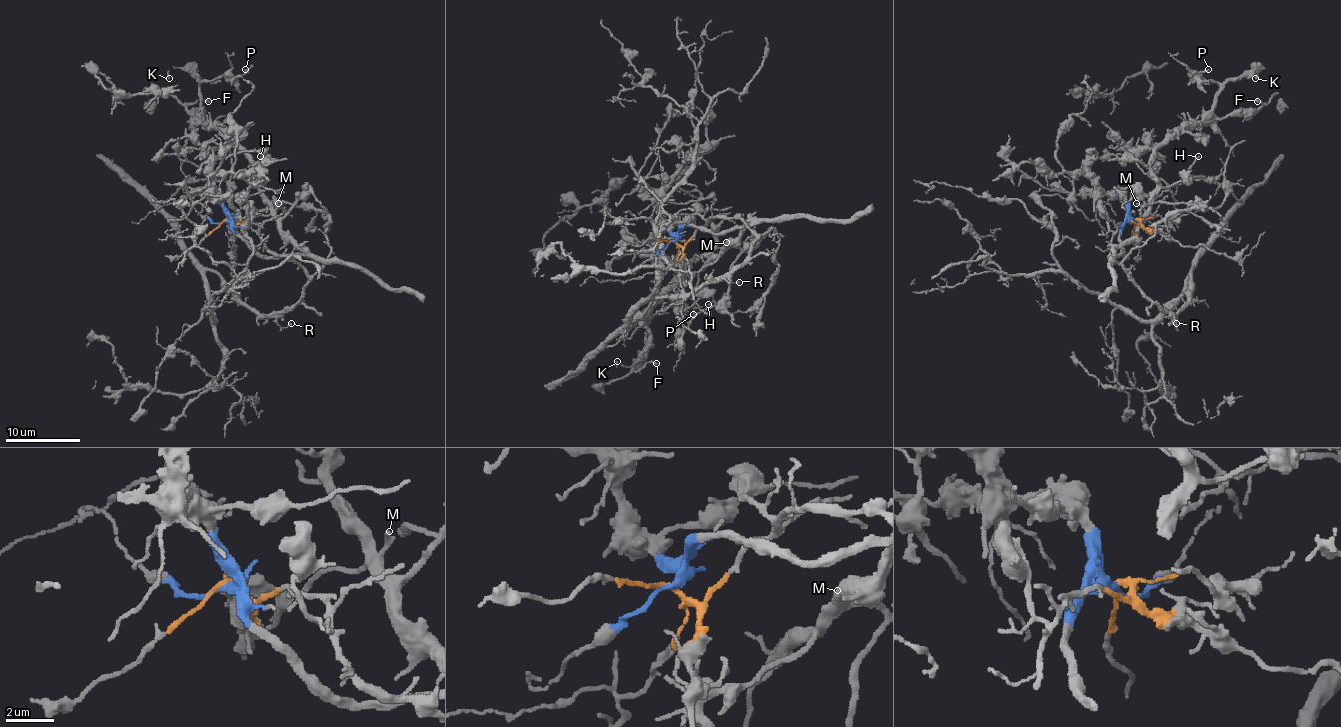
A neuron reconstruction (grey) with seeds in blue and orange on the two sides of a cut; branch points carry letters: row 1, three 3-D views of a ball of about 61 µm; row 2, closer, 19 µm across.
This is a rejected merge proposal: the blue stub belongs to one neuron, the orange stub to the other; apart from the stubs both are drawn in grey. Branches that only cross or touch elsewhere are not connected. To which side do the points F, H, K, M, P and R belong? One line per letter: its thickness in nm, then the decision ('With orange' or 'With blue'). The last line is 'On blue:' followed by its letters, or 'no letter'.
F: Thickness 200 nm. With blue
H: Thickness 130 nm. With blue
K: Thickness 170 nm. With blue
M: Thickness 170 nm. With blue
P: Thickness 140 nm. With blue
R: Thickness 120 nm. With orange
On blue: F, H, K, M, P

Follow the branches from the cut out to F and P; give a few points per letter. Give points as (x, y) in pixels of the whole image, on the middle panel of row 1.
F: (674, 242), (683, 225), (750, 223), (707, 262), (696, 257), (653, 307), (634, 369), (657, 364)
P: (674, 242), (683, 225), (728, 233), (750, 223), (707, 262), (696, 257), (646, 324), (687, 296), (692, 315)

